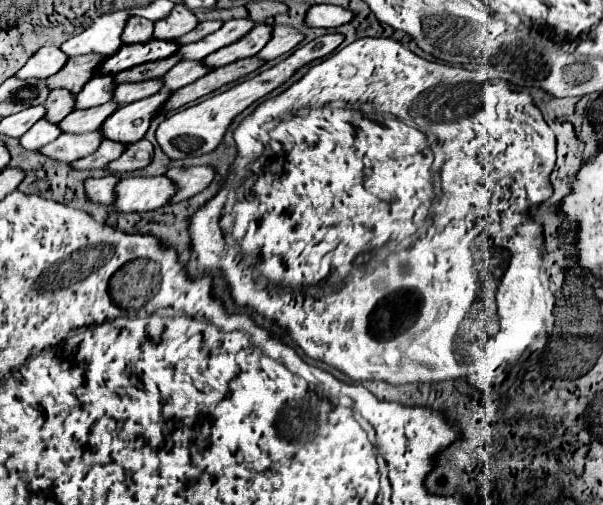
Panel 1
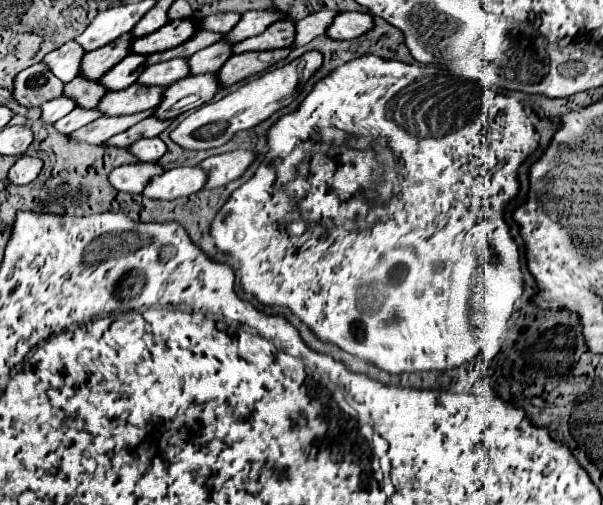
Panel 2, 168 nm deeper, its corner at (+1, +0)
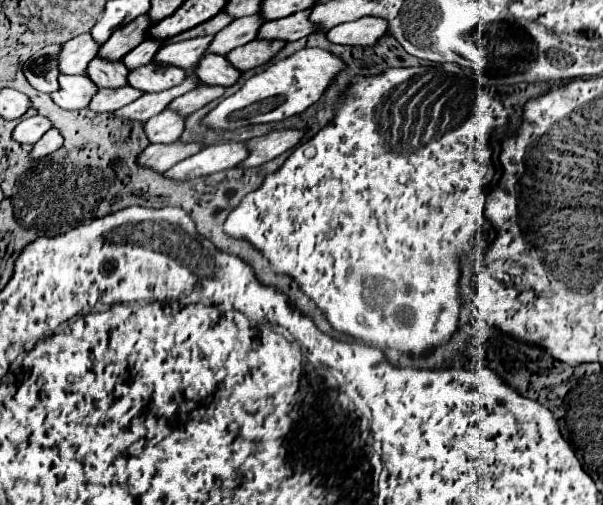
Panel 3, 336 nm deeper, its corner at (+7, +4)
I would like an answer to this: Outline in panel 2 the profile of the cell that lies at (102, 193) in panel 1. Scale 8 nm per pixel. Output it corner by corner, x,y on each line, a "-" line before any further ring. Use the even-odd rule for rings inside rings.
155,162
125,164
125,166
115,168
115,172
109,174
109,184
119,192
139,194
139,192
143,192
147,180
151,180
151,176
157,176
161,172
163,172
163,168
157,166

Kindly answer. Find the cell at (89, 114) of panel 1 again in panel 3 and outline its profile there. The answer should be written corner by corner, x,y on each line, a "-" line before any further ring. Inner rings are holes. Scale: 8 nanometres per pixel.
145,64
129,74
129,84
135,88
143,88
143,92
161,92
165,88
173,88
185,80
187,72
181,70
179,66
169,66
169,64

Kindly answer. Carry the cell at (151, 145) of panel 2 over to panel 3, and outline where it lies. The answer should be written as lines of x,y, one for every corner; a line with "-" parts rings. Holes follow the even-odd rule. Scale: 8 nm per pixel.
165,110
159,116
153,116
151,120
145,122
147,138
159,144
177,142
183,130
185,130
185,116
181,116
177,110

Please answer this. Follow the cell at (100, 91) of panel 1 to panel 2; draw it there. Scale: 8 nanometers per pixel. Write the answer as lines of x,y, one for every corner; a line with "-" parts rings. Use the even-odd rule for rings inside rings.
129,54
117,66
113,66
107,74
103,74
99,84
105,88
105,92
119,92
131,86
139,78
139,72
143,72
143,68
145,68
145,56

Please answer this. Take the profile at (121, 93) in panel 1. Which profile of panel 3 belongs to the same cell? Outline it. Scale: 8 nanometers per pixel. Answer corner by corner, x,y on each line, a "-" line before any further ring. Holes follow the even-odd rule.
213,34
191,38
191,40
181,40
175,44
167,44
165,48
161,48
157,52
155,62
173,64
173,66
181,66
181,68
189,70
189,68
197,66
199,60
205,56
211,40
213,40

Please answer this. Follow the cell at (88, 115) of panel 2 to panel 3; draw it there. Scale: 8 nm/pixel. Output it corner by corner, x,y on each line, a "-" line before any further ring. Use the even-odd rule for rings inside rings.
129,84
121,86
121,88
103,88
97,98
93,96
89,108
93,112
115,112
115,110
123,108
125,104
131,104
139,96
143,96
143,90
133,88

